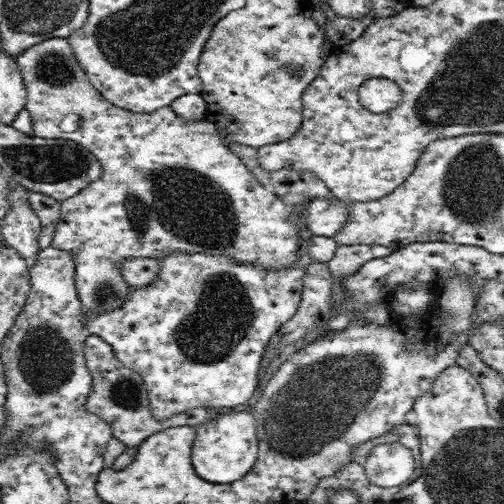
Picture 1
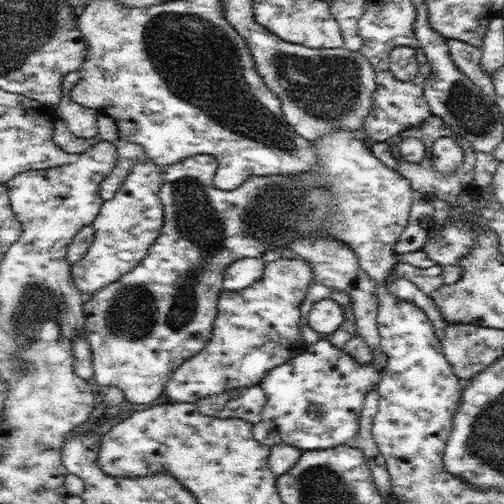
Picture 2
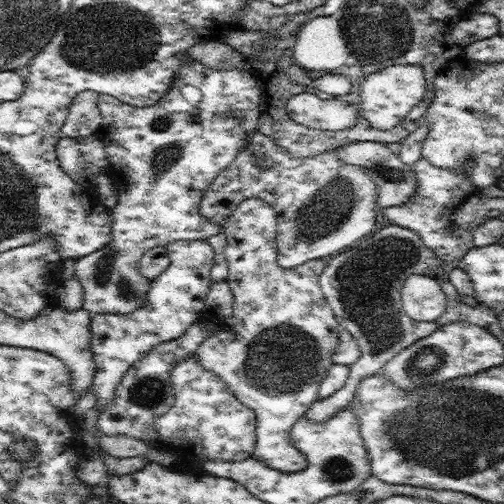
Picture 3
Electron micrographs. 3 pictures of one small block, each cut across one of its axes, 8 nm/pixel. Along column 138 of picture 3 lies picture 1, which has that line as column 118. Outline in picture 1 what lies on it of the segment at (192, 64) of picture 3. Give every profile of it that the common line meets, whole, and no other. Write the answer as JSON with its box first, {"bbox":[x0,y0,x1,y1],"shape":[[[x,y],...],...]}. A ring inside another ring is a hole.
{"bbox":[18,38,300,322],"shape":[[[52,38],[46,42],[40,42],[36,46],[32,46],[30,50],[24,50],[24,54],[20,54],[18,58],[18,68],[22,72],[26,90],[28,90],[28,102],[26,108],[32,114],[32,134],[38,138],[48,138],[48,140],[74,140],[78,144],[82,144],[84,148],[88,148],[102,164],[102,176],[100,180],[92,182],[88,188],[80,190],[80,194],[68,198],[62,202],[62,220],[56,228],[54,234],[54,242],[52,246],[58,250],[70,250],[74,254],[74,264],[76,264],[76,290],[78,290],[78,300],[82,306],[82,322],[88,322],[90,314],[108,314],[112,310],[120,310],[126,302],[126,298],[130,296],[132,288],[126,282],[126,278],[122,278],[120,274],[120,264],[134,260],[134,258],[164,258],[164,256],[172,256],[172,254],[212,254],[212,256],[226,256],[232,258],[234,262],[238,262],[240,266],[256,266],[256,268],[264,268],[264,270],[288,270],[288,266],[292,266],[294,262],[298,262],[298,254],[300,254],[300,232],[298,226],[294,224],[294,214],[290,208],[286,208],[286,204],[280,200],[280,196],[274,194],[274,190],[262,186],[258,182],[258,178],[254,178],[254,174],[248,170],[248,166],[244,166],[244,162],[222,142],[220,134],[218,134],[218,126],[208,122],[208,120],[184,120],[180,114],[176,114],[172,110],[172,106],[164,106],[156,112],[144,114],[144,112],[130,112],[124,108],[118,108],[116,104],[108,102],[102,92],[98,92],[98,88],[92,86],[90,78],[86,76],[84,68],[80,66],[80,62],[76,60],[68,38]]]}

